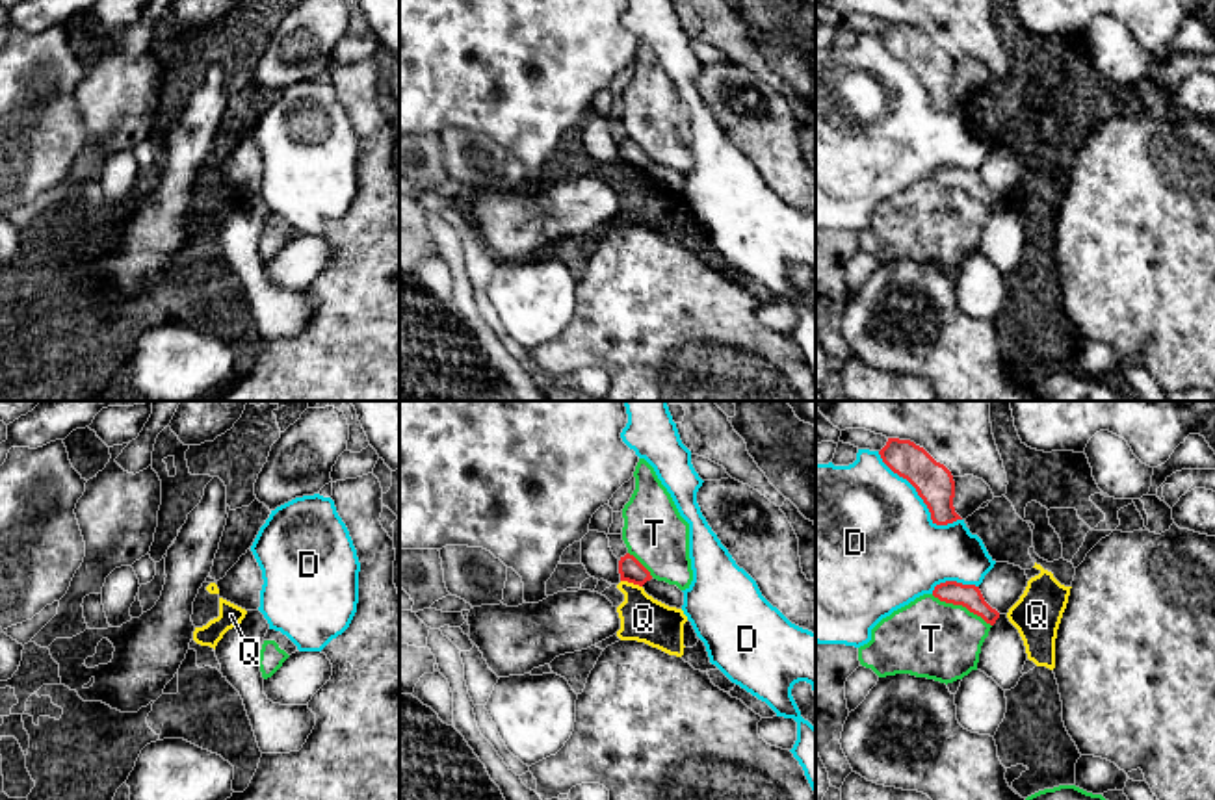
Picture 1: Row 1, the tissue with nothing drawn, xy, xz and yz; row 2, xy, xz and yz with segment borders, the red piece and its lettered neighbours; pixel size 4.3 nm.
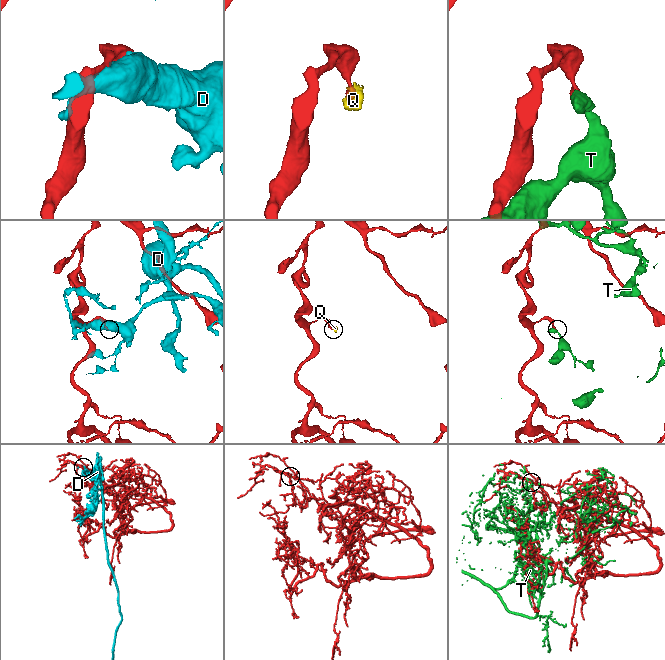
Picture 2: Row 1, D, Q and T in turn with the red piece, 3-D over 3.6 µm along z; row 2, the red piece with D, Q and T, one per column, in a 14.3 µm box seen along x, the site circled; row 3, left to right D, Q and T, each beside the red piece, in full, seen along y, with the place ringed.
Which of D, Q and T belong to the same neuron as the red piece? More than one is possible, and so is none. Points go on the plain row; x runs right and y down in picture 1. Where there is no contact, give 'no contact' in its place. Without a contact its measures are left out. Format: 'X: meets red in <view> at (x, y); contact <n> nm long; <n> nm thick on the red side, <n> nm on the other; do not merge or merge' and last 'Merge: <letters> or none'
D: meets red in yz at (920, 80); contact 480 nm long; 170 nm thick on the red side, 500 nm on the other; do not merge
Q: meets red in xz at (632, 166); contact 100 nm long; 100 nm thick on the red side, 200 nm on the other; do not merge
T: meets red in yz at (961, 188); contact 300 nm long; 100 nm thick on the red side, 340 nm on the other; do not merge
Merge: none

